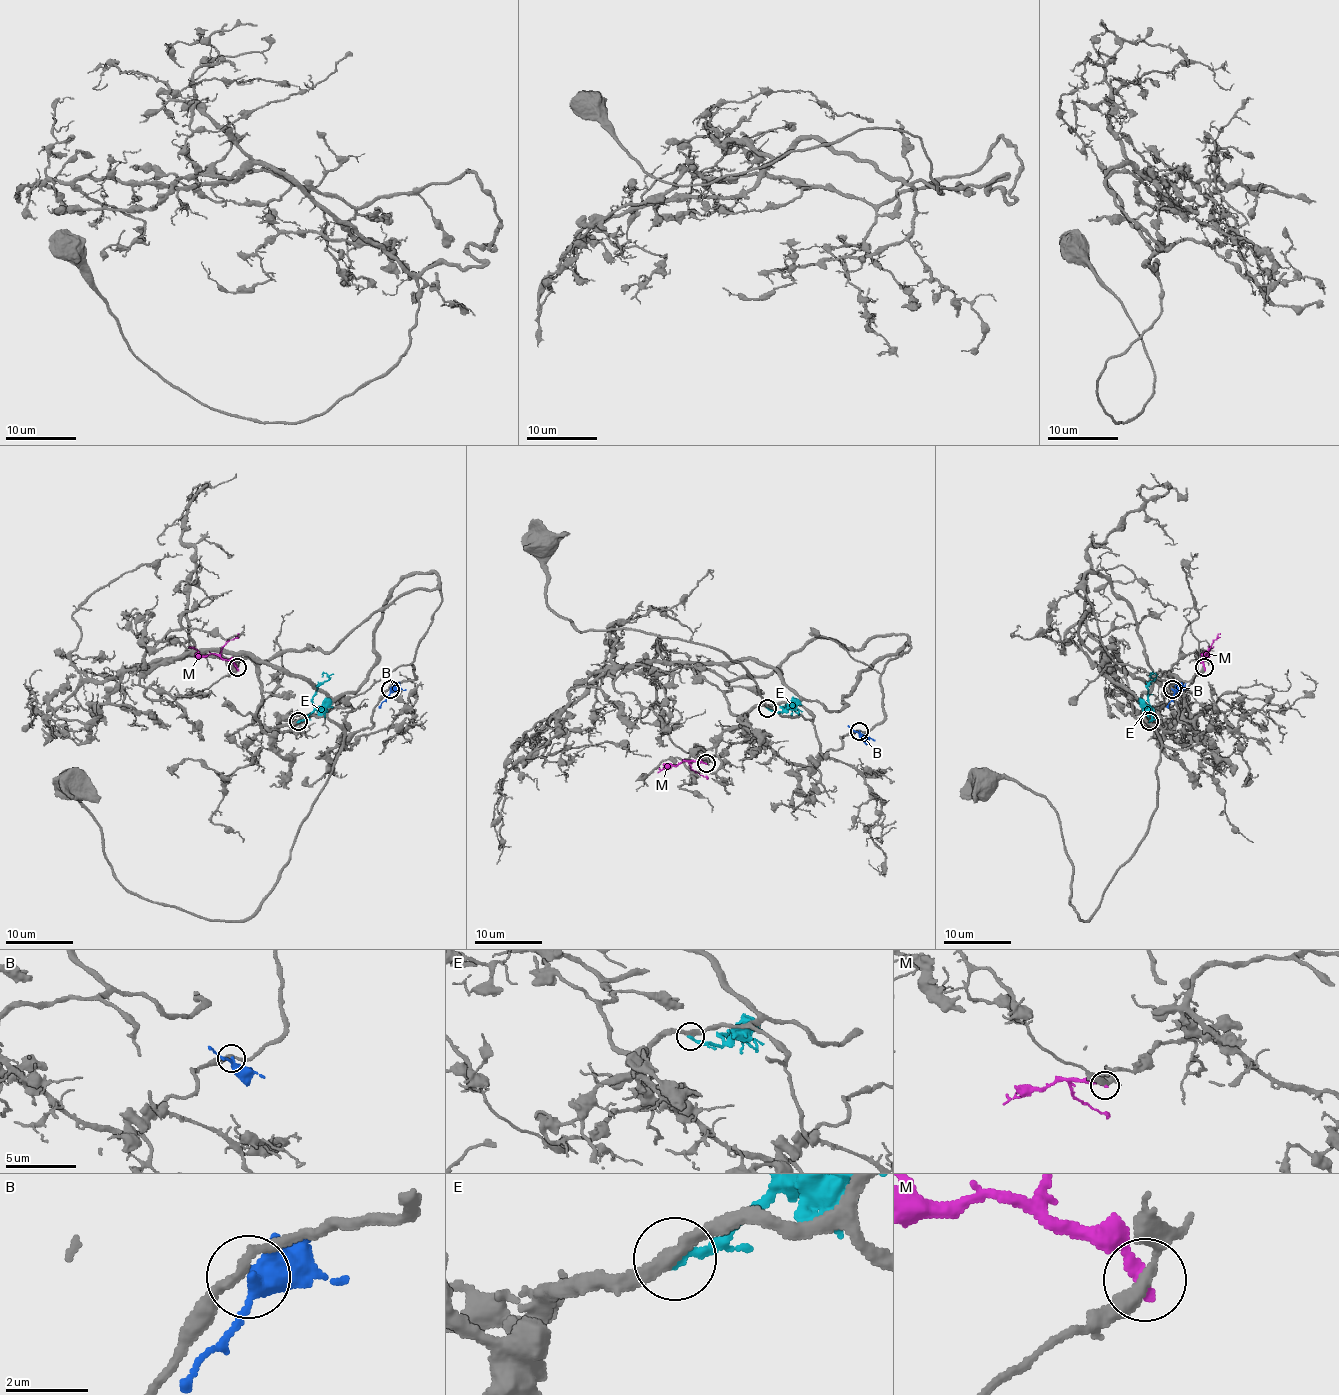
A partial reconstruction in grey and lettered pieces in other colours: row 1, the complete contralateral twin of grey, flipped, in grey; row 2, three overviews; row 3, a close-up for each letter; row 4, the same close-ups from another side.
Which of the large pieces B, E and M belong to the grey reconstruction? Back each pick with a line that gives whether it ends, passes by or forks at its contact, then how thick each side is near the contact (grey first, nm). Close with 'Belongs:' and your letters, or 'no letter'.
Belongs: no letter

